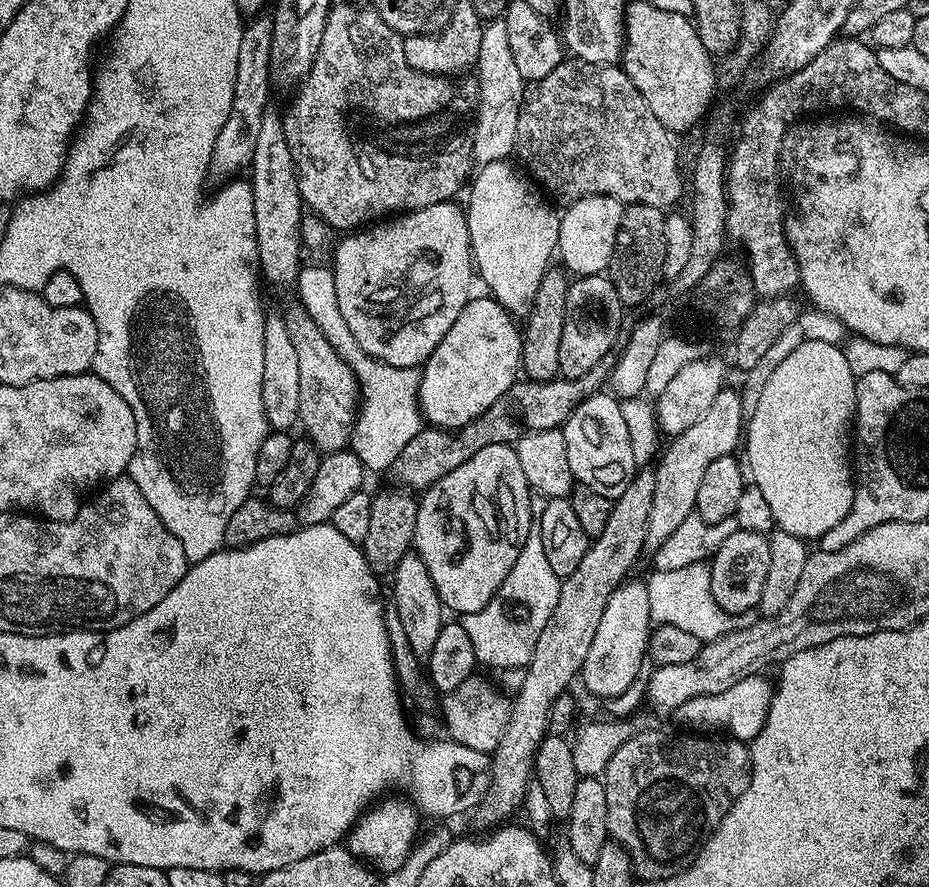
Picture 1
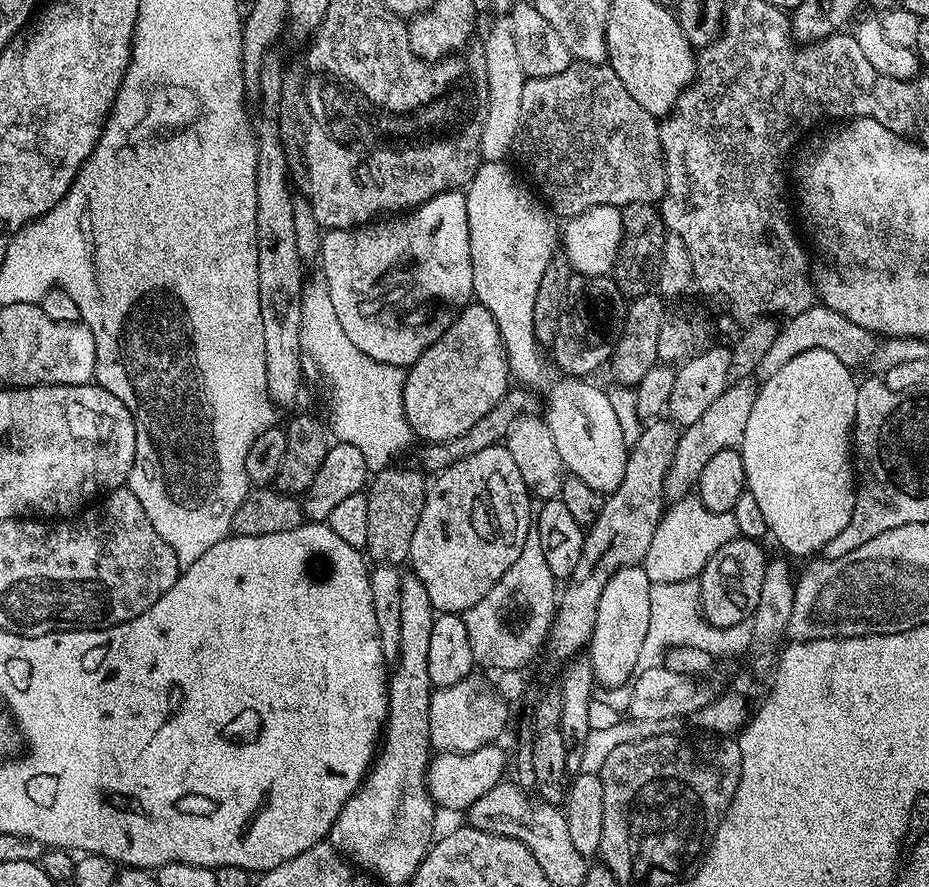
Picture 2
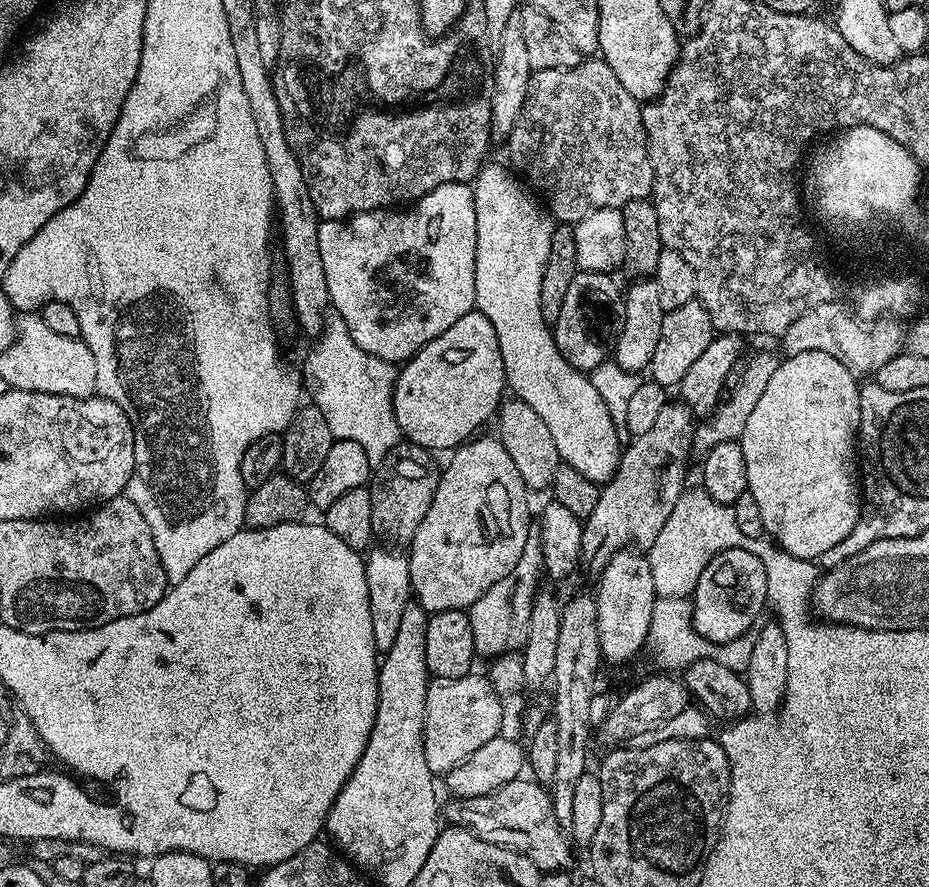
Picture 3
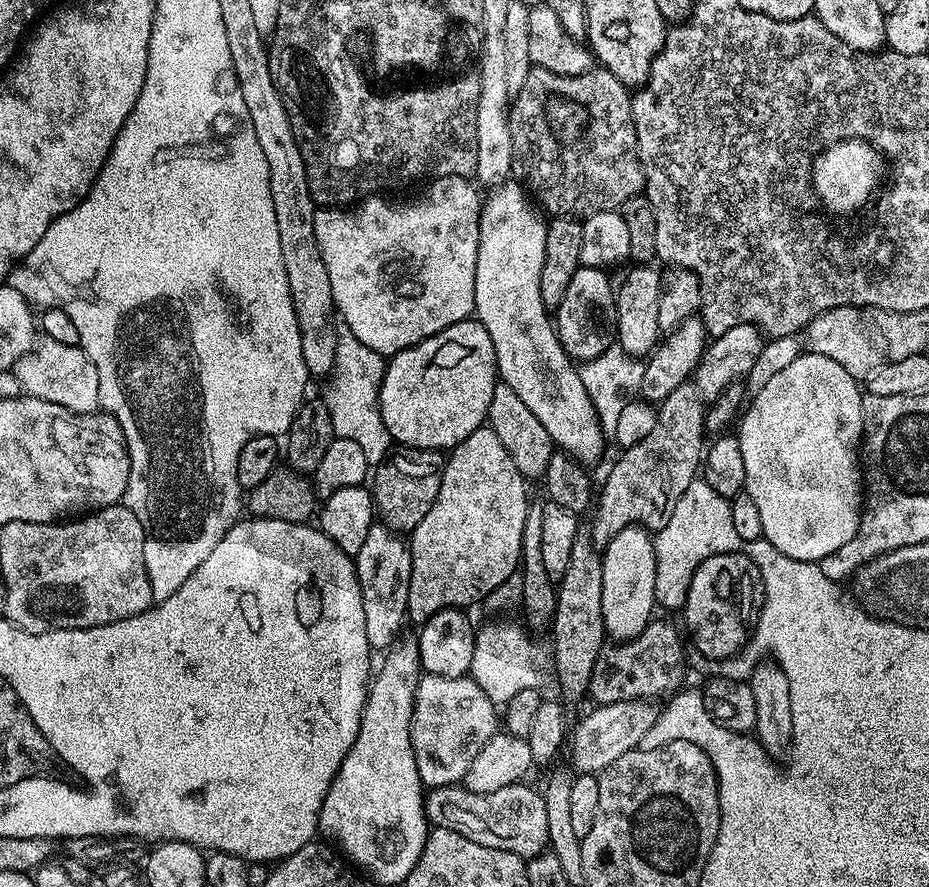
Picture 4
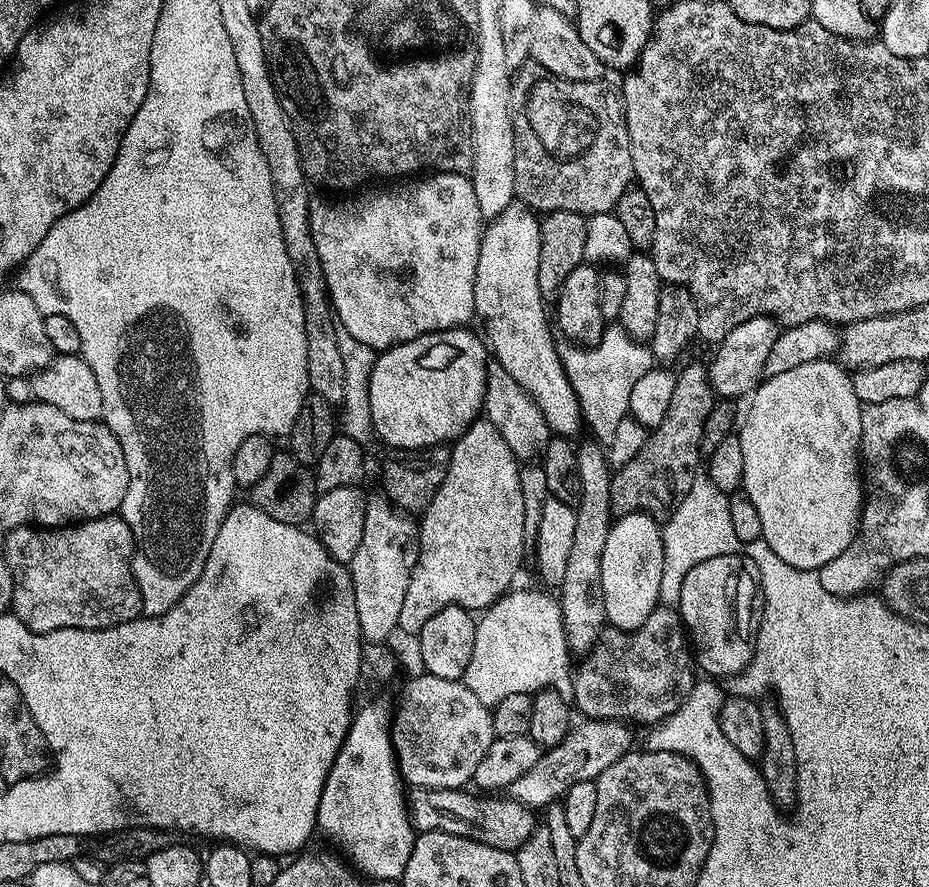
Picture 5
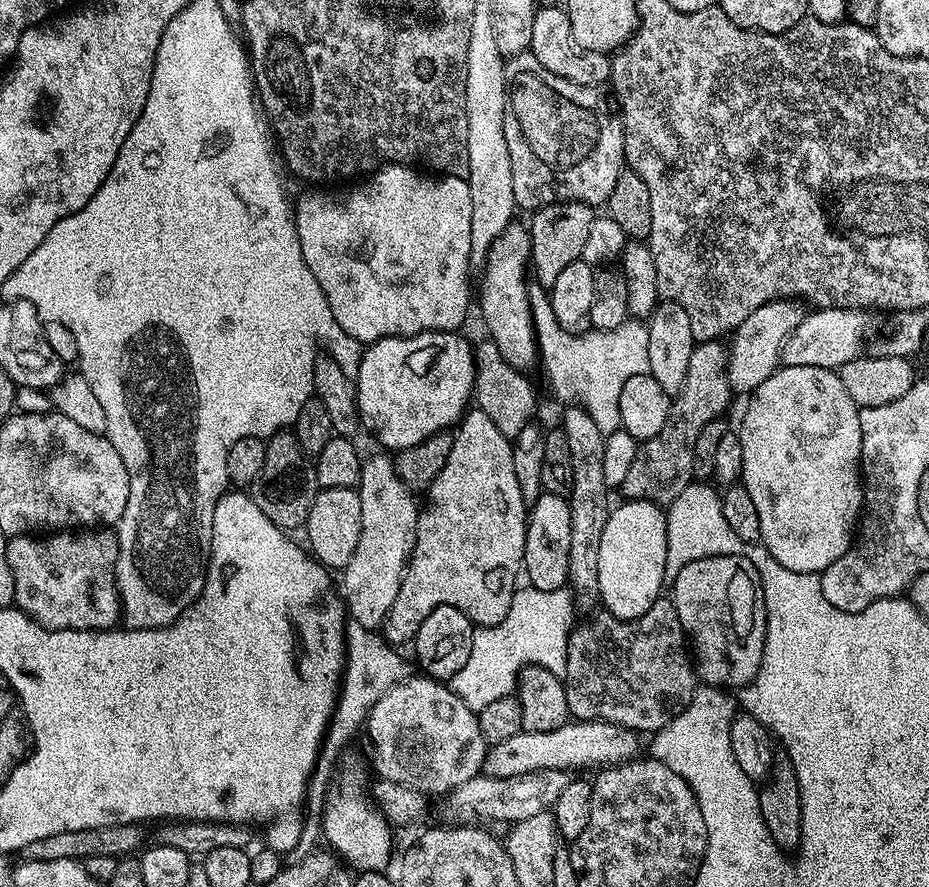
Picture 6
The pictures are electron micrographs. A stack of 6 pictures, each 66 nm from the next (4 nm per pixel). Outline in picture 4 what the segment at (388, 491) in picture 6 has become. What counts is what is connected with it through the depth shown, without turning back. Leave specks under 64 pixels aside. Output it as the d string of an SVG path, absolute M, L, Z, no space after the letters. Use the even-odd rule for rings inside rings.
M374 522L370 532L366 534L366 542L362 542L362 550L354 558L358 586L362 590L362 610L366 614L366 638L368 647L373 650L387 650L397 636L401 635L403 624L408 615L408 599L410 598L410 570L412 569L412 550L403 535L397 534L385 524Z

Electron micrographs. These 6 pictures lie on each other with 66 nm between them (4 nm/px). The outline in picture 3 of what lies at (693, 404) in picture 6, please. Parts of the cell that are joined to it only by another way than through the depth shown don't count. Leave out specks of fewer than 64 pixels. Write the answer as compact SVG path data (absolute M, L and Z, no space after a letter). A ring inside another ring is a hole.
M669 402L646 434L627 441L620 453L616 473L601 487L598 506L594 506L592 513L582 521L580 568L588 571L592 578L599 577L614 554L629 546L647 550L661 533L674 504L686 488L684 475L688 472L693 431L694 417L689 408L683 402Z

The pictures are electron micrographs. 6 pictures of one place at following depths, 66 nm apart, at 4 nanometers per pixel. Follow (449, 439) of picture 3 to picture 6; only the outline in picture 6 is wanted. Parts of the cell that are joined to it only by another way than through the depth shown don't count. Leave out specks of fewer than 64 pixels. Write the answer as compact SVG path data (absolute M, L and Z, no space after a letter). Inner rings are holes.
M454 331L387 336L363 349L364 357L354 371L356 404L360 408L363 427L376 435L377 442L384 447L381 449L399 450L418 446L418 442L459 425L464 413L469 411L476 386L475 351L473 345L468 345L460 335L459 331Z

